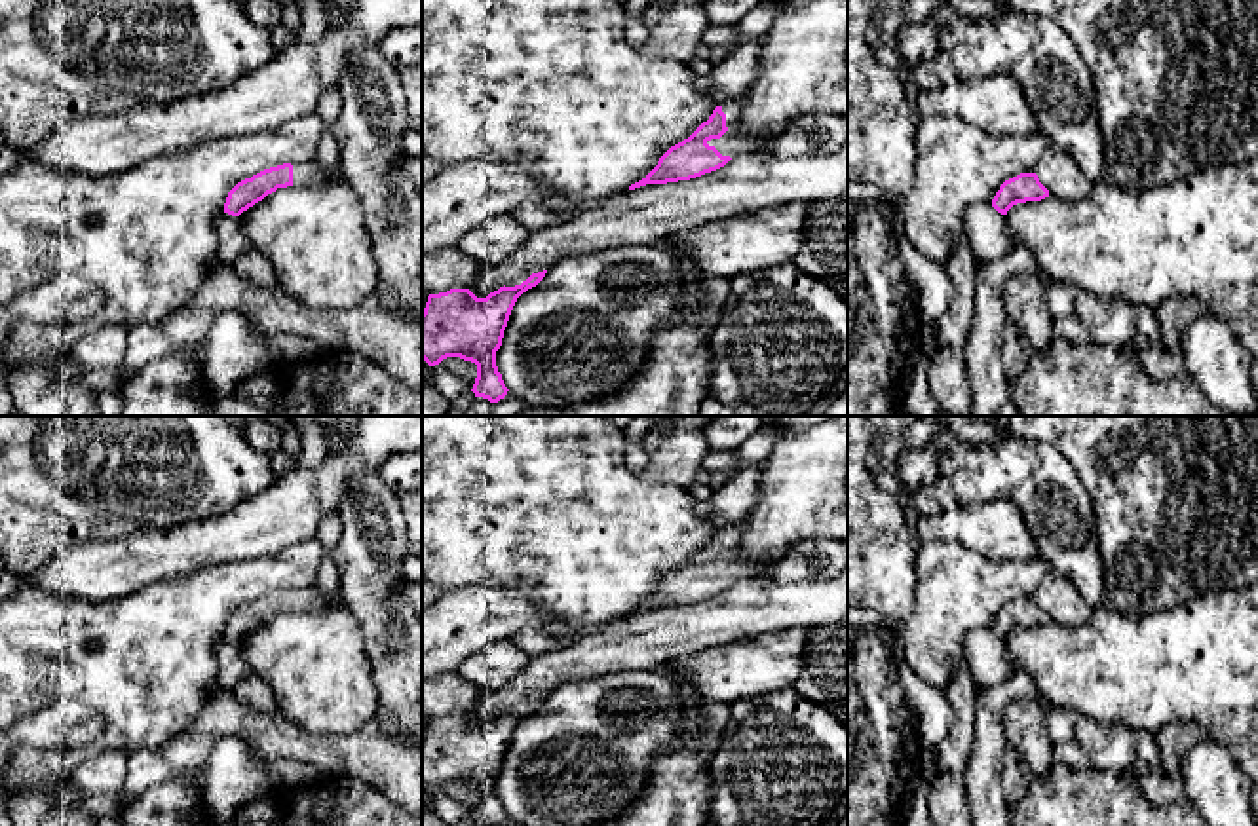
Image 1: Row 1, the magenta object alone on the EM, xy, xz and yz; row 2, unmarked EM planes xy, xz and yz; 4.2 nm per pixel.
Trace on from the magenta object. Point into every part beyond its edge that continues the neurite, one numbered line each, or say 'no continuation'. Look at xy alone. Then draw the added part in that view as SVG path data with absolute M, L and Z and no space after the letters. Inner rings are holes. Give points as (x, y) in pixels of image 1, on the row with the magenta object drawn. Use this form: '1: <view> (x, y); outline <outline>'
1: xy (310, 173); outline M314 160L308 163L293 163L293 186L314 186L331 182L336 173L336 167L323 165Z

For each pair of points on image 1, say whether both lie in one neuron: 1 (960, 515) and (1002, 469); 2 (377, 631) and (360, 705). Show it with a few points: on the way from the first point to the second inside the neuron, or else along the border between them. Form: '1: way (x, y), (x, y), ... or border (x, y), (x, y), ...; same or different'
1: border (956, 500), (1010, 500), (1015, 506); different
2: border (358, 618), (363, 654), (371, 669), (379, 705); different

